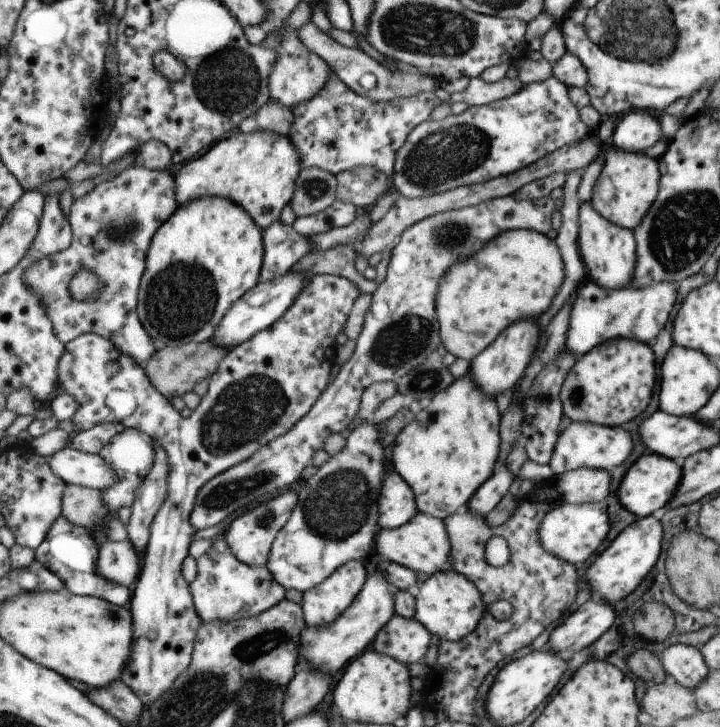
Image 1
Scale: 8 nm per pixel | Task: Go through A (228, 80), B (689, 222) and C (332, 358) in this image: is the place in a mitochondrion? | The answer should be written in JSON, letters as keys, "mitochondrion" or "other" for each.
{"A":"mitochondrion","B":"mitochondrion","C":"other"}

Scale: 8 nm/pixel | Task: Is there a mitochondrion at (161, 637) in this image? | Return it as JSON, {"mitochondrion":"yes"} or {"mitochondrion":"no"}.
{"mitochondrion":"no"}

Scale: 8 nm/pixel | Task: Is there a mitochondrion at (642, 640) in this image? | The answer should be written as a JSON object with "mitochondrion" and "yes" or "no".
{"mitochondrion":"no"}

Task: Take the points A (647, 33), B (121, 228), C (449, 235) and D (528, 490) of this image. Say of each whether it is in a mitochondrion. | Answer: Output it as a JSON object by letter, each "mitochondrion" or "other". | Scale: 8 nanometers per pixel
{"A":"mitochondrion","B":"mitochondrion","C":"mitochondrion","D":"other"}

